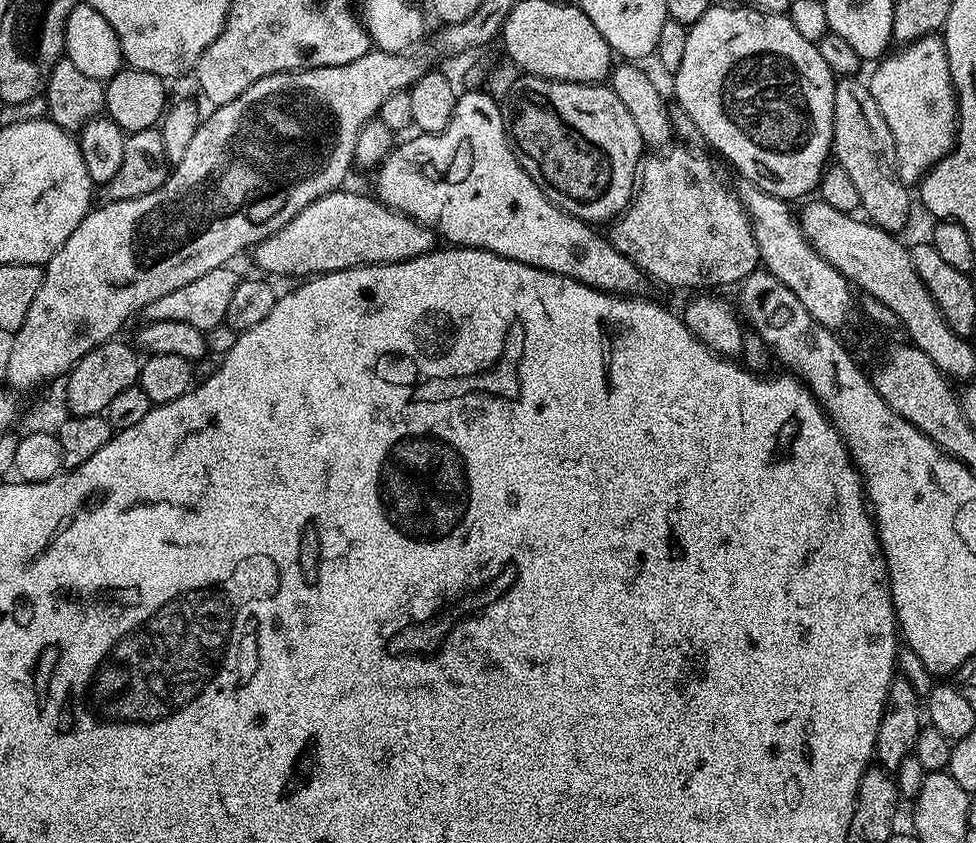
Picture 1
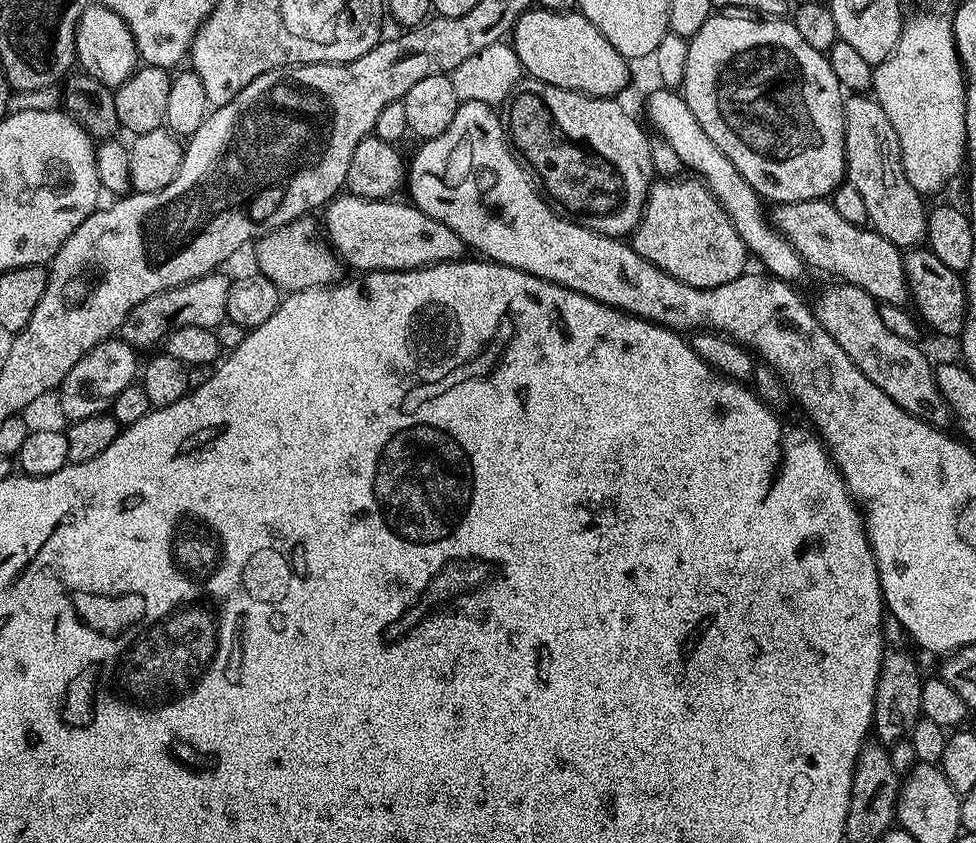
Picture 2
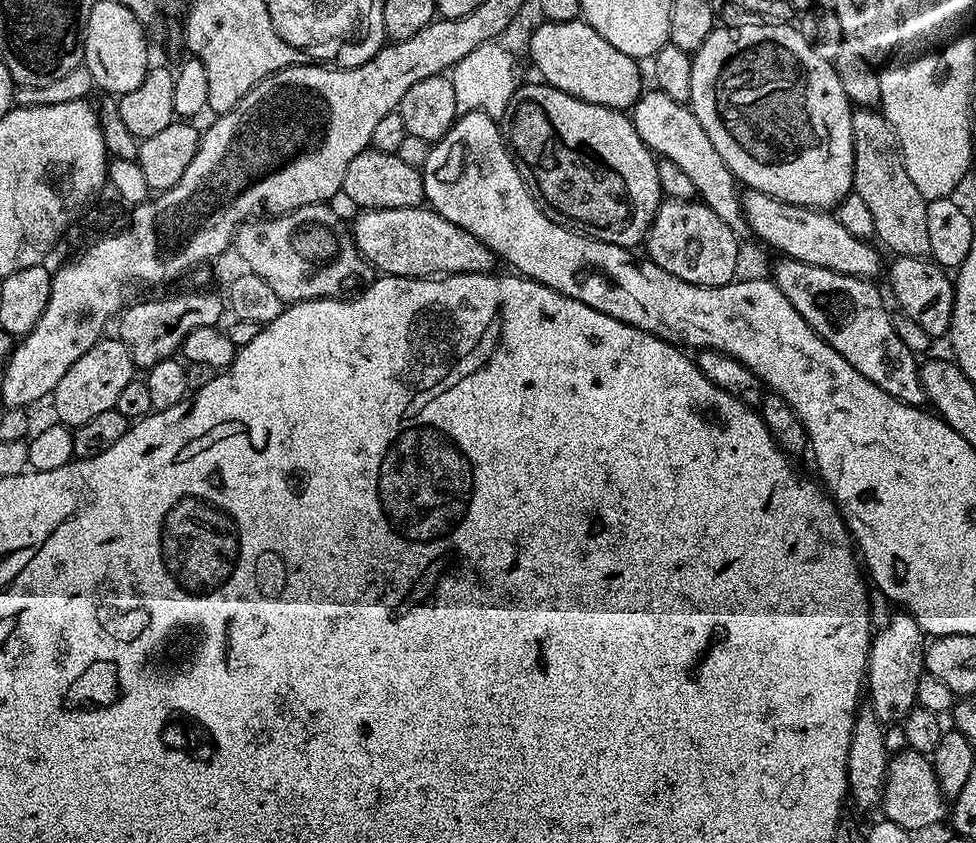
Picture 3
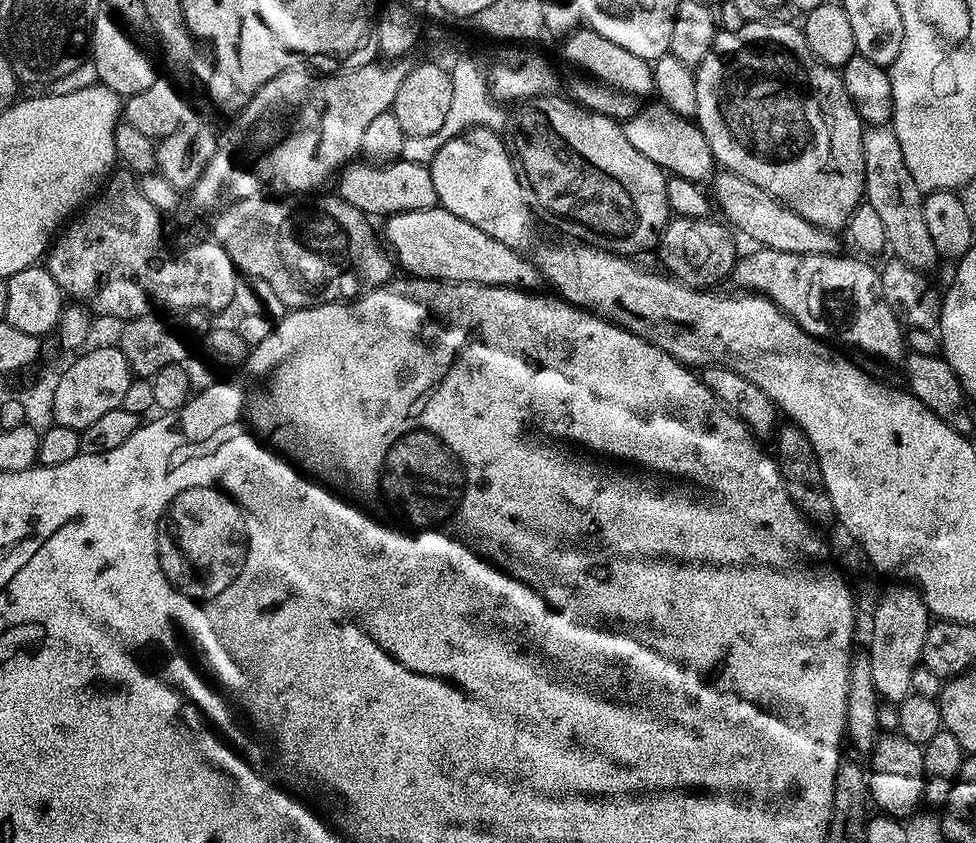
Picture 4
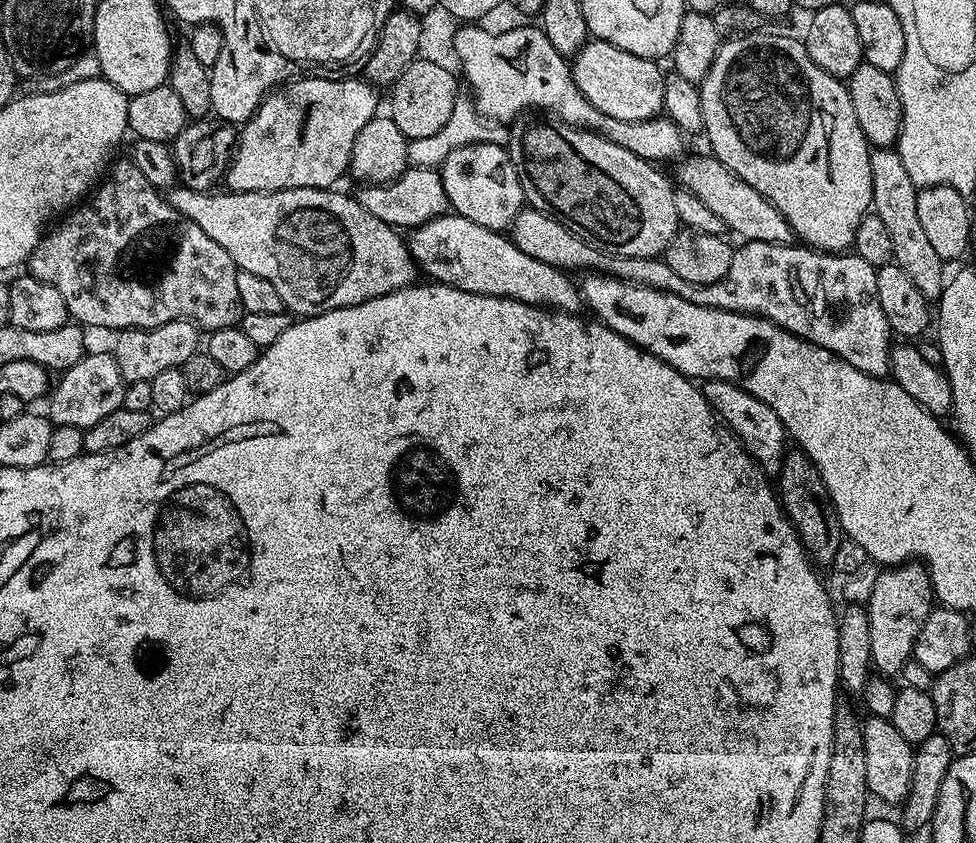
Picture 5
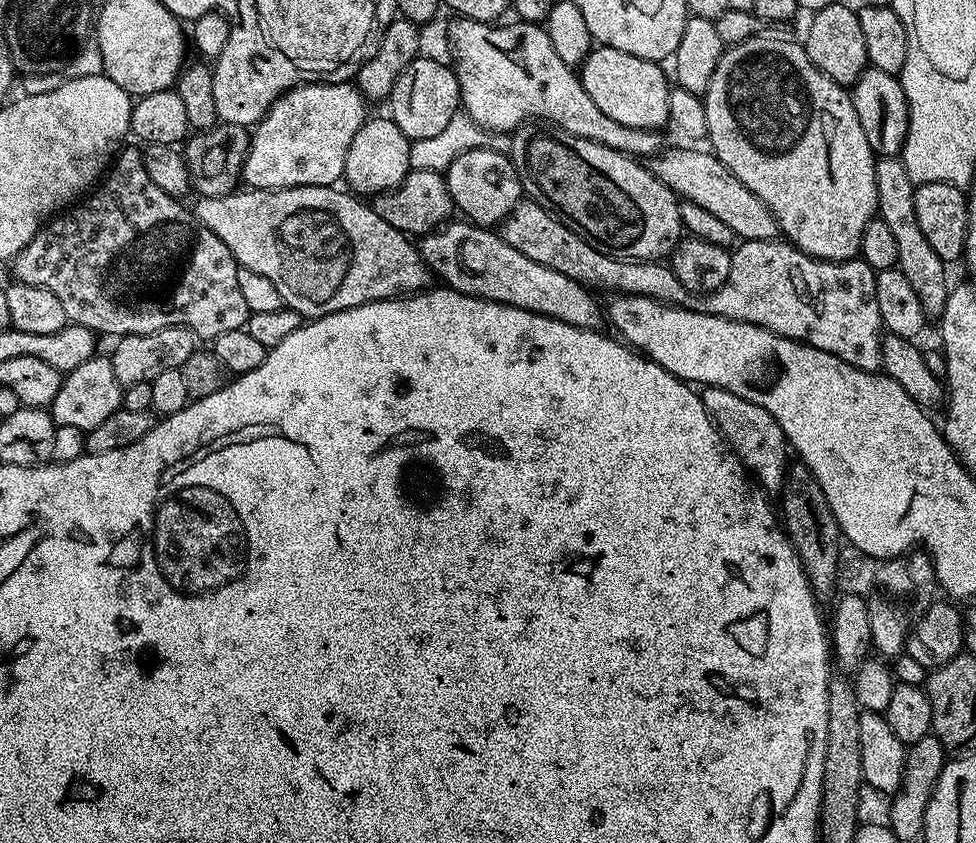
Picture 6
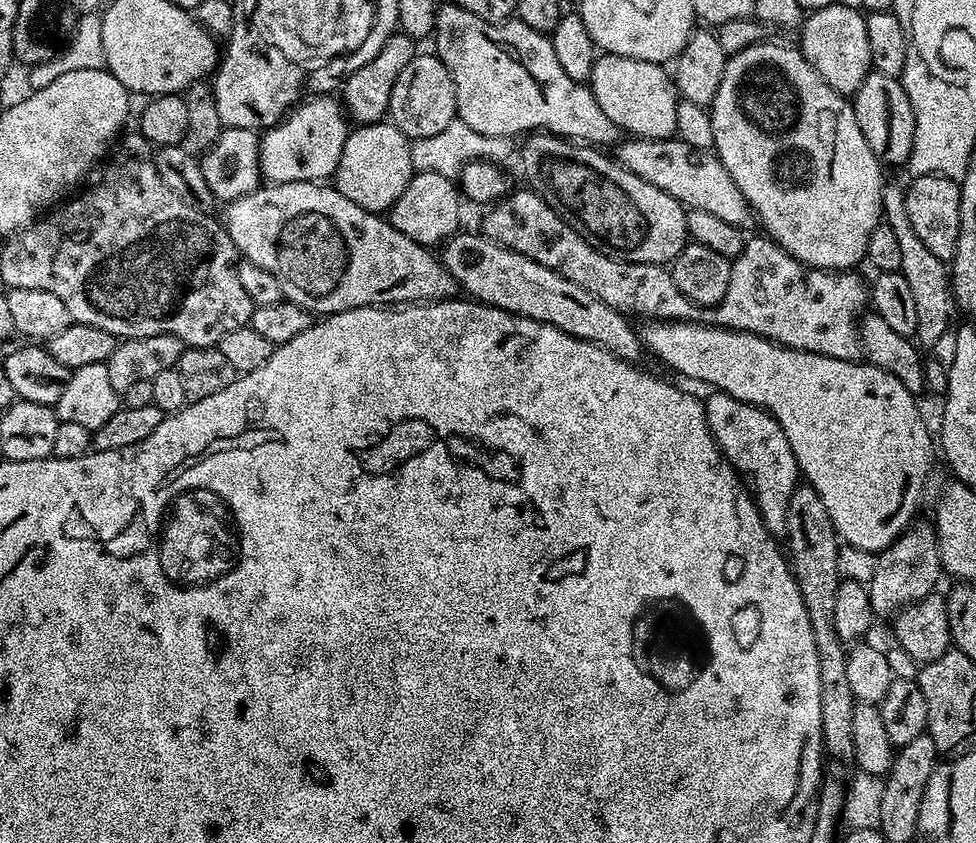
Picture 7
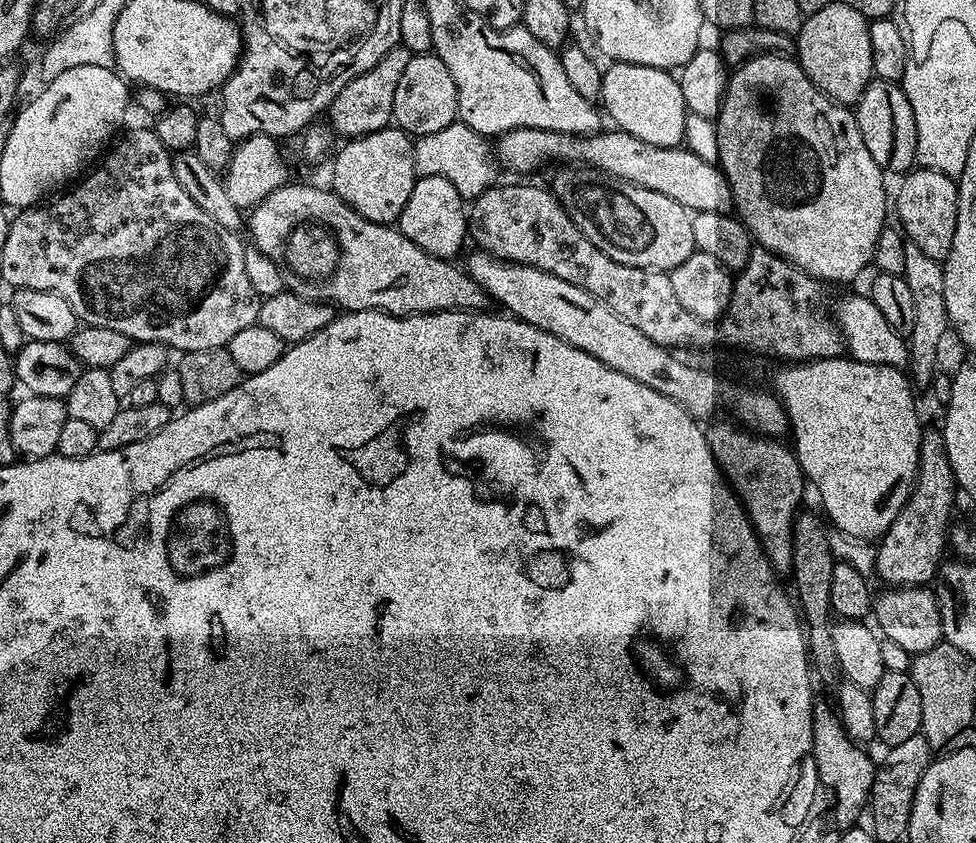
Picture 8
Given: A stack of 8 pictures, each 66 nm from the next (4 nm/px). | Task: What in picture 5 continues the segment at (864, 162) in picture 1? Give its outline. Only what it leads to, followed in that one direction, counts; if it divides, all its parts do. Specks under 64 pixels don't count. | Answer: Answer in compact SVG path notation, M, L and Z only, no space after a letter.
M895 147L875 149L870 158L870 174L872 208L874 215L882 218L886 231L890 234L895 264L906 272L946 272L945 261L938 258L938 253L922 230L922 222L918 222L918 189L914 182L910 182L910 174L906 174L906 166L902 166L899 151Z

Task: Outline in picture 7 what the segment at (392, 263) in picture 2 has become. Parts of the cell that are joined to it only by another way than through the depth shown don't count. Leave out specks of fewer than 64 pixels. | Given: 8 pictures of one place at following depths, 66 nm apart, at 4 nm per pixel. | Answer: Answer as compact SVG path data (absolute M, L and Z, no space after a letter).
M461 230L443 247L442 263L448 267L457 285L464 288L469 297L479 303L491 304L513 312L515 316L525 316L543 324L554 326L576 340L585 340L599 348L611 352L619 360L635 361L636 351L642 348L642 340L636 337L629 317L615 312L606 302L594 298L582 286L574 286L554 270L534 262L517 252L511 252L483 235Z

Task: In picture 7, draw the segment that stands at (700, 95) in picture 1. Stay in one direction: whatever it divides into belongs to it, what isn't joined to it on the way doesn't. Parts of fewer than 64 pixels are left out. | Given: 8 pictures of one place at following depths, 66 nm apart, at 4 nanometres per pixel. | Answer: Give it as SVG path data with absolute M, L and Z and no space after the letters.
M761 42L742 50L734 56L729 56L724 62L724 77L718 86L718 94L712 99L710 111L714 126L714 152L721 163L730 170L730 178L744 195L744 201L749 209L760 219L763 231L769 240L779 248L785 248L795 260L801 260L812 270L852 270L859 260L863 261L868 255L870 234L880 223L884 214L884 189L886 181L880 171L882 165L876 156L866 146L866 138L862 138L862 130L858 130L858 118L854 118L849 97L839 96L814 70L806 58L801 54L799 47L787 48L784 44L768 44Z

